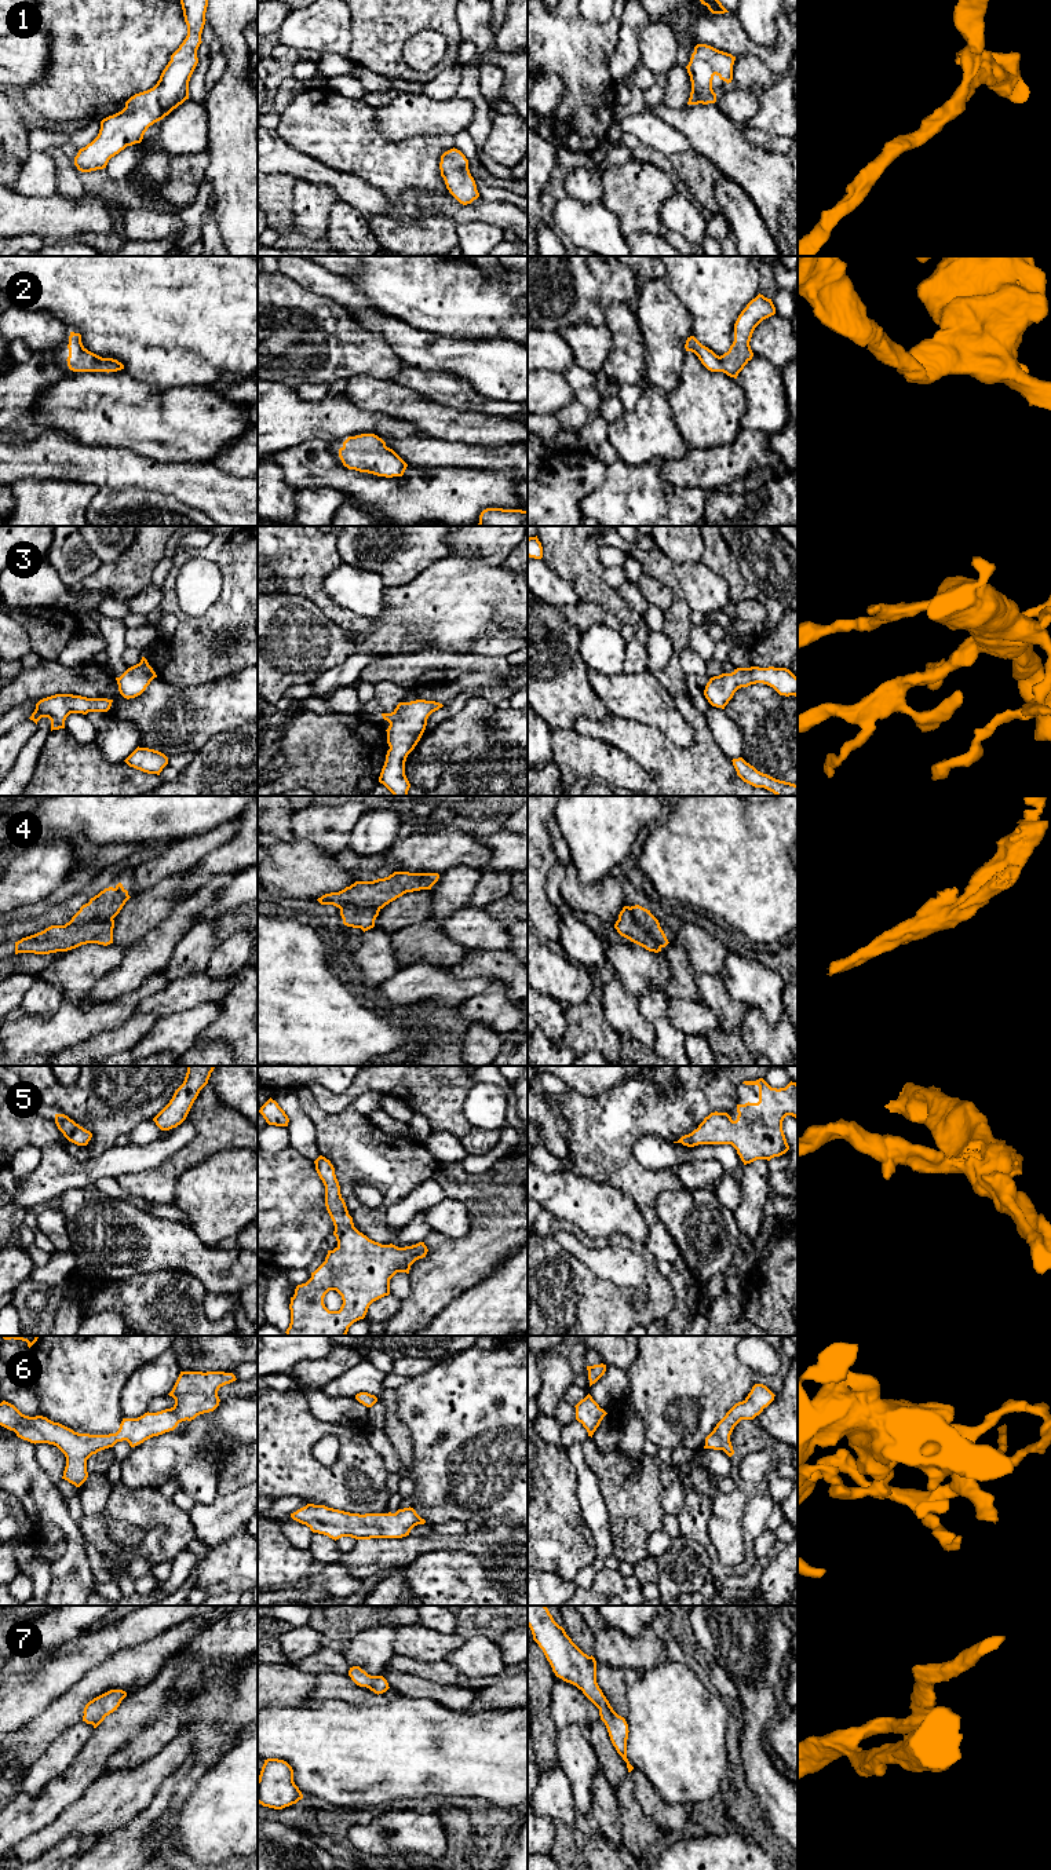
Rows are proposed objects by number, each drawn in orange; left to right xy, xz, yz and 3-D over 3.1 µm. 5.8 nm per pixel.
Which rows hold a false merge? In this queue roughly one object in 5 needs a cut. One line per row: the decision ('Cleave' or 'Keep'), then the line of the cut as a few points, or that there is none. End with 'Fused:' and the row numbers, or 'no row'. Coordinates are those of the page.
1: Keep. No split
2: Keep. No split
3: Keep. No split
4: Cleave. Split along xy (112, 919), (94, 919), (80, 923), (70, 920)
5: Keep. No split
6: Keep. No split
7: Keep. No split
Fused: 4

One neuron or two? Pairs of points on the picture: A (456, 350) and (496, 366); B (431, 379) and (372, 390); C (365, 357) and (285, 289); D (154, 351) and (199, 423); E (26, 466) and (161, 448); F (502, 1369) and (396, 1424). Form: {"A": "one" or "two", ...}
{"A": "one", "B": "two", "C": "one", "D": "two", "E": "two", "F": "two"}

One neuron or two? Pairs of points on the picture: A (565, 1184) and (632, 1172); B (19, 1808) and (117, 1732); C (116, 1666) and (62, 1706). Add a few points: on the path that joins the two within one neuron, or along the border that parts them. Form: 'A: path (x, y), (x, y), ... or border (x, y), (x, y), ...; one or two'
A: border (564, 1169), (590, 1176), (623, 1191); two
B: path (44, 1808), (92, 1757); one
C: path (102, 1679), (76, 1698); one

